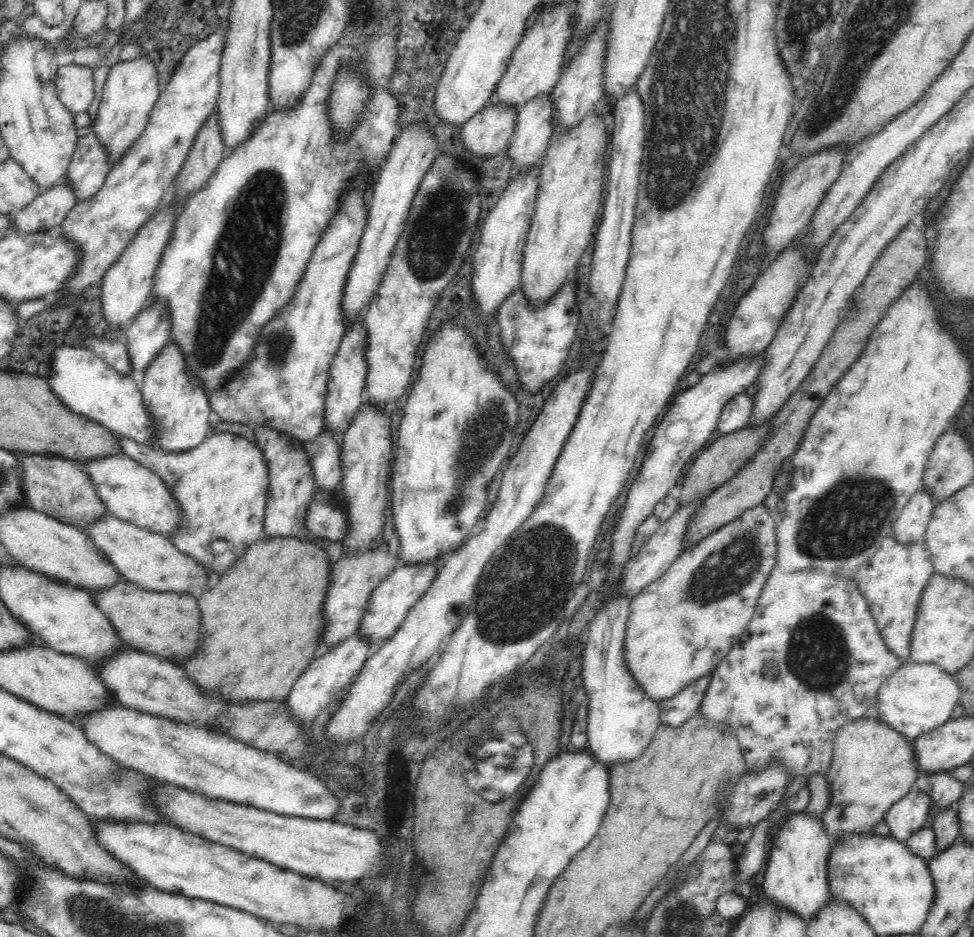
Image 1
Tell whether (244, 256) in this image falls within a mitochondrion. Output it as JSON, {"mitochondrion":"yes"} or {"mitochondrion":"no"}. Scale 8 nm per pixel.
{"mitochondrion":"yes"}

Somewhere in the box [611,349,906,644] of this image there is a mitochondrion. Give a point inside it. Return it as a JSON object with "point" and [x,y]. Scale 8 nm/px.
{"point":[816,537]}

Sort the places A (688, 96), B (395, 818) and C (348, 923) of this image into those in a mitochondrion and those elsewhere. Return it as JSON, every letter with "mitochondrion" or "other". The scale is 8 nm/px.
{"A":"mitochondrion","B":"other","C":"other"}

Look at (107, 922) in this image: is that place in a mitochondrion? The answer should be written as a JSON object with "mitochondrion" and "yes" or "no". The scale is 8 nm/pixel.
{"mitochondrion":"yes"}

